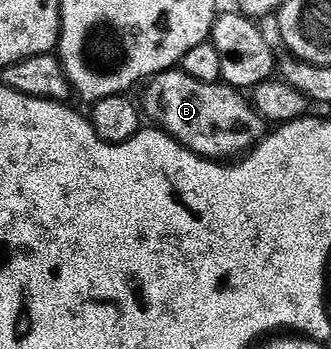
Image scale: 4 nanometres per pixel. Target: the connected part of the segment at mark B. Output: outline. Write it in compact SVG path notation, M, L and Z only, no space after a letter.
M175 68L155 74L144 89L140 106L145 117L202 158L230 160L241 156L250 147L257 146L268 133L268 123L256 113L251 99L243 91L222 82L204 84Z

